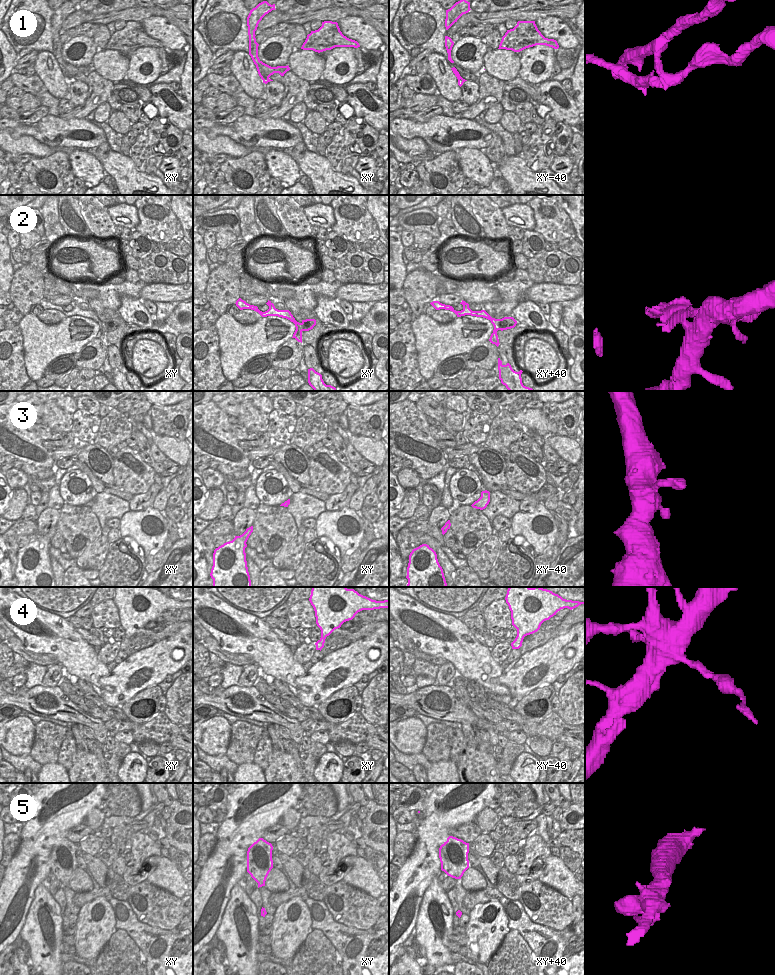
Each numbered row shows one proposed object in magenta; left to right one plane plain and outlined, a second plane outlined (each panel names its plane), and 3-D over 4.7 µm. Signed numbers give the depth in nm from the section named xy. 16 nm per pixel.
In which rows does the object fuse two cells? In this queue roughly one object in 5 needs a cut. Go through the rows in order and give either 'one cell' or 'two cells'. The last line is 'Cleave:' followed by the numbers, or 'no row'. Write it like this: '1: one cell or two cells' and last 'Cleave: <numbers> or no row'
1: two cells
2: two cells
3: one cell
4: two cells
5: one cell
Cleave: 1, 2, 4

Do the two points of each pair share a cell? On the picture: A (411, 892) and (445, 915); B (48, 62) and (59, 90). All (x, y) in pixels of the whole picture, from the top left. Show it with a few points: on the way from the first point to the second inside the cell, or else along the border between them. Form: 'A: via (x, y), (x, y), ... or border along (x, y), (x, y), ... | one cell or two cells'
A: border along (432, 878), (424, 892), (415, 922) | two cells
B: via (48, 69), (55, 83) | one cell

